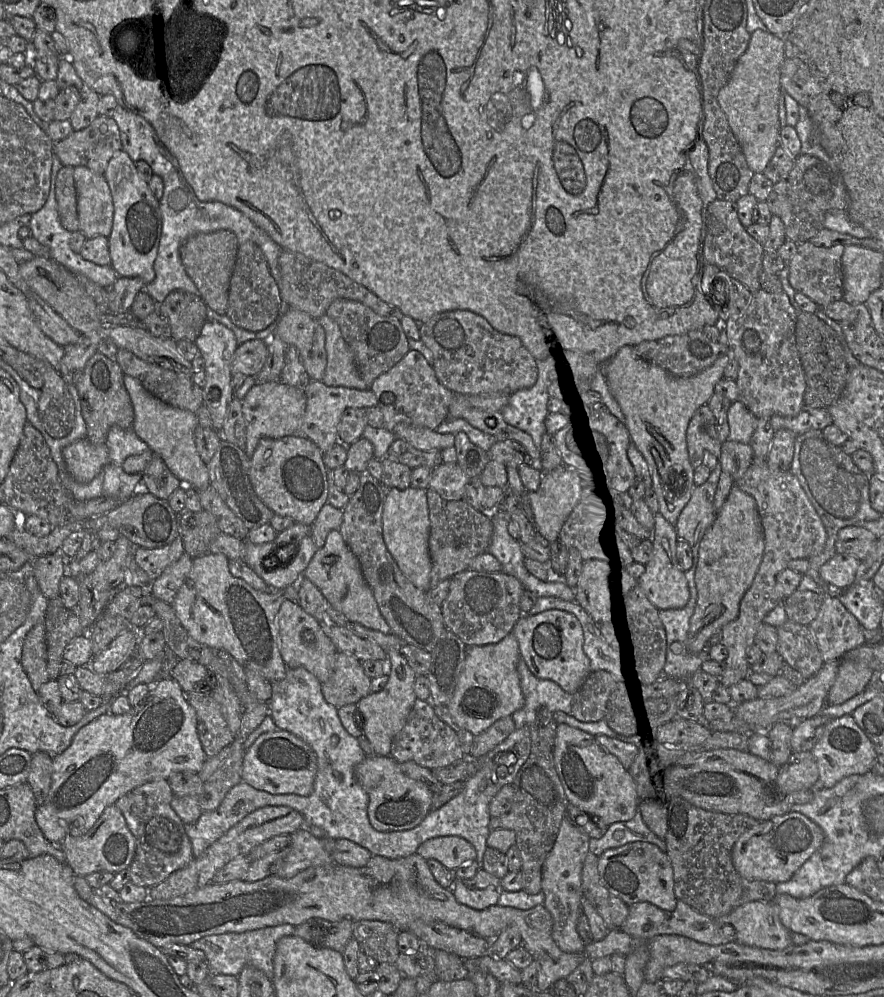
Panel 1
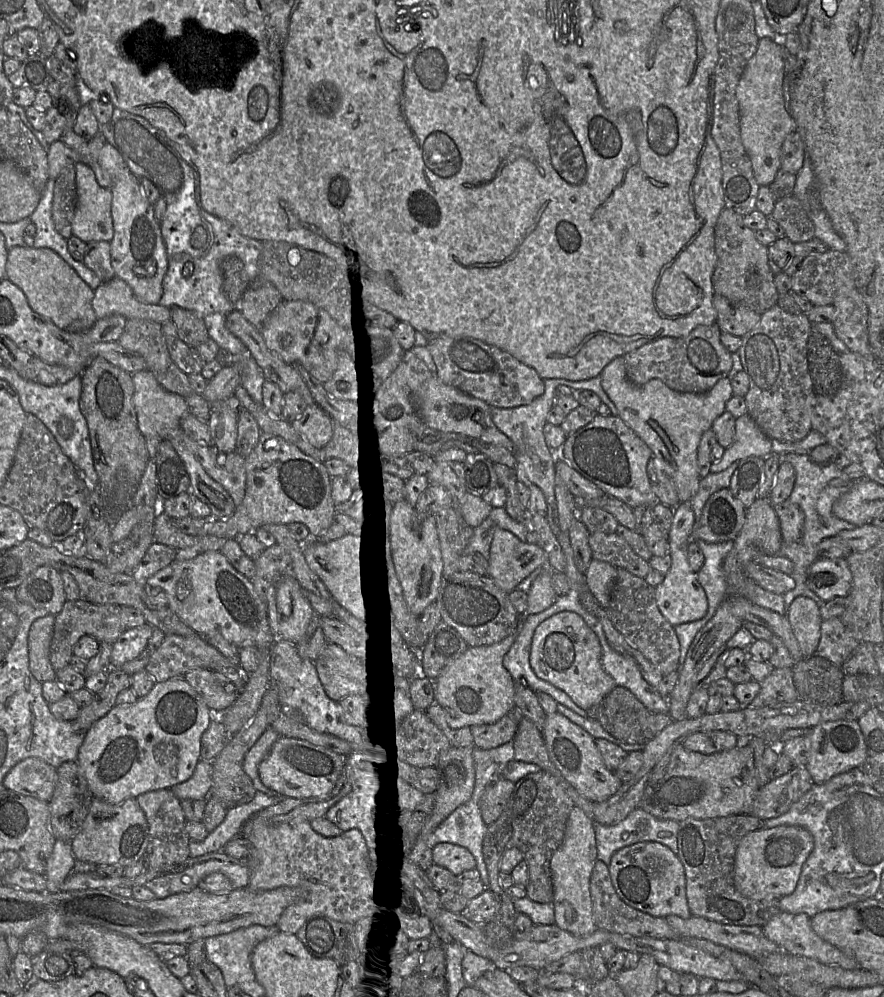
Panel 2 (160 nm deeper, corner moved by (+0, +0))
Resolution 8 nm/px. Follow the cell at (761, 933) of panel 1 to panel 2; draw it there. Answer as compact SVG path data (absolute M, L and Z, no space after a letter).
M780 911L763 927L765 936L776 943L781 951L804 956L826 965L844 969L860 968L851 957L820 938L811 927L811 916Z

